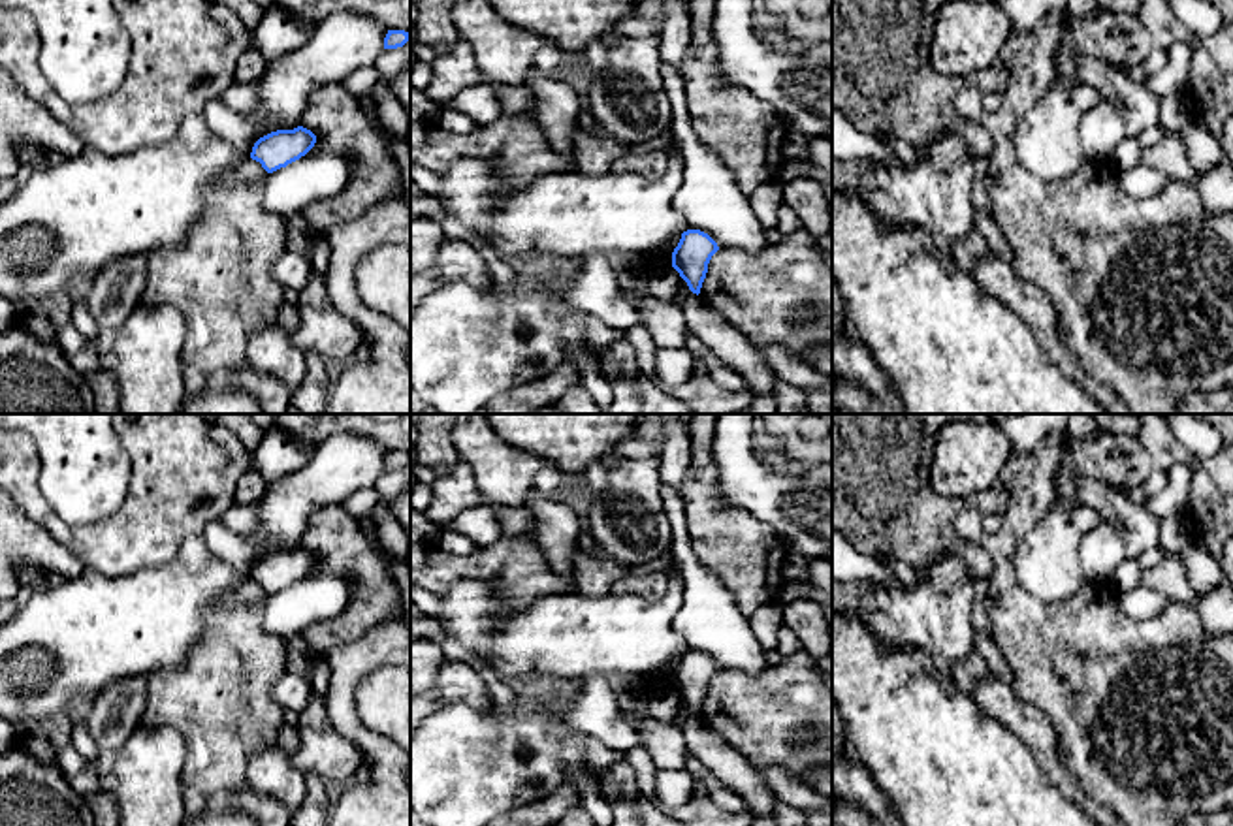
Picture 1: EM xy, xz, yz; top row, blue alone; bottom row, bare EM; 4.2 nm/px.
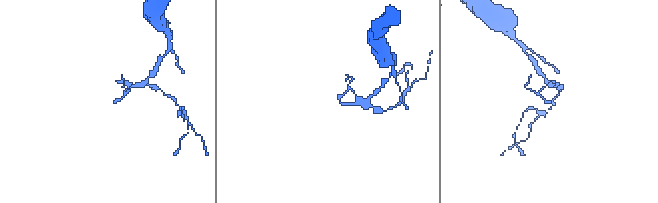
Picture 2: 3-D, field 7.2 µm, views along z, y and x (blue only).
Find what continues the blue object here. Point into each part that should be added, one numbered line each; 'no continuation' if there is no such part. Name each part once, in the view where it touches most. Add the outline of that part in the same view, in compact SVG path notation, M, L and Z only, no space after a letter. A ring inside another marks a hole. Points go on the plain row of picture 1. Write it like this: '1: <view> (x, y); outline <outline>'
no continuation

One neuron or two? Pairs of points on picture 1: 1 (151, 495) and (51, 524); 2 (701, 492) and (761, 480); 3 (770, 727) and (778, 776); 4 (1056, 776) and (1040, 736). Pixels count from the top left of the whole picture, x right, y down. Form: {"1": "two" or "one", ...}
{"1": "one", "2": "two", "3": "two", "4": "two"}

